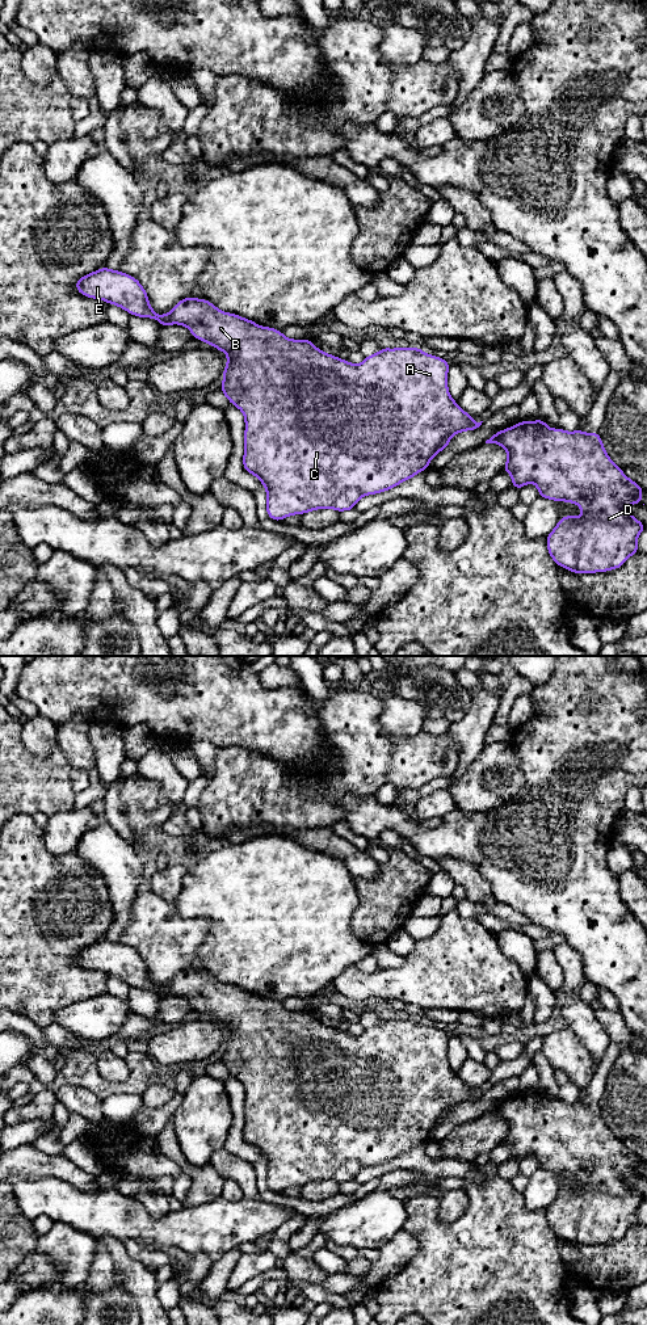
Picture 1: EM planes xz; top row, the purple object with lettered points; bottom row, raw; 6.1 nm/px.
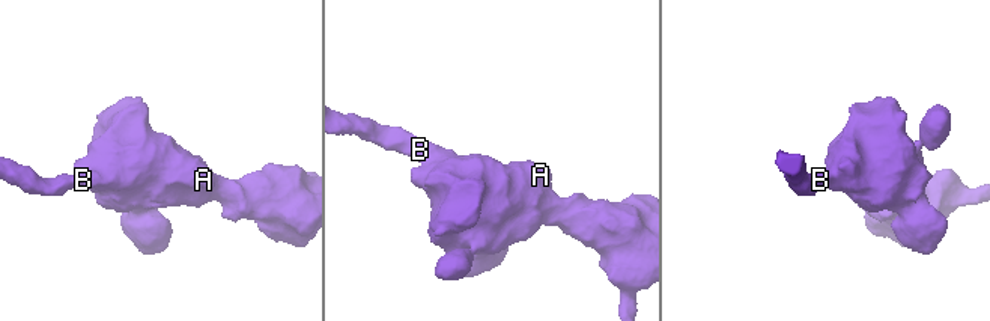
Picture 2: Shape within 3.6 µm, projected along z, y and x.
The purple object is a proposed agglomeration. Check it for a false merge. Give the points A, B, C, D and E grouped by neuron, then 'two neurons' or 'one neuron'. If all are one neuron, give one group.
A B C D E | one neuron

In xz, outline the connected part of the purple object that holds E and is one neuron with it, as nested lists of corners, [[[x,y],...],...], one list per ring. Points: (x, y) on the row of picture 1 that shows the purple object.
[[[106,266],[79,278],[76,290],[88,298],[115,304],[130,315],[156,319],[164,327],[185,325],[194,338],[227,354],[220,391],[244,413],[243,466],[264,484],[266,513],[274,521],[315,509],[353,510],[361,497],[388,491],[429,468],[430,459],[448,447],[454,434],[475,430],[483,422],[475,422],[450,396],[450,363],[419,348],[383,348],[365,357],[362,363],[352,365],[318,349],[312,340],[286,338],[281,331],[223,312],[206,299],[188,296],[160,316],[151,308],[147,293],[136,278]]]

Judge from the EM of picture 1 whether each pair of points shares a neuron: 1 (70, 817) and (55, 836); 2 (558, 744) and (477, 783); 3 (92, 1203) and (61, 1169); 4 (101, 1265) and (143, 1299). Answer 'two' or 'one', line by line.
1: one
2: two
3: two
4: two

